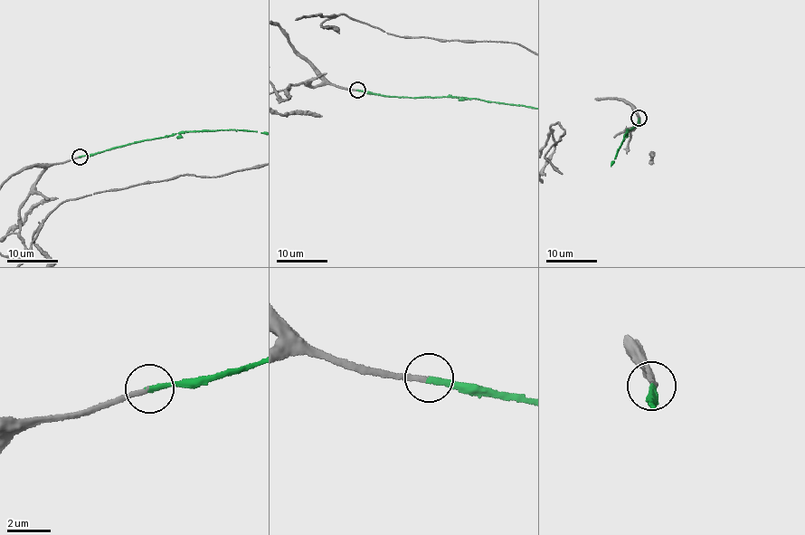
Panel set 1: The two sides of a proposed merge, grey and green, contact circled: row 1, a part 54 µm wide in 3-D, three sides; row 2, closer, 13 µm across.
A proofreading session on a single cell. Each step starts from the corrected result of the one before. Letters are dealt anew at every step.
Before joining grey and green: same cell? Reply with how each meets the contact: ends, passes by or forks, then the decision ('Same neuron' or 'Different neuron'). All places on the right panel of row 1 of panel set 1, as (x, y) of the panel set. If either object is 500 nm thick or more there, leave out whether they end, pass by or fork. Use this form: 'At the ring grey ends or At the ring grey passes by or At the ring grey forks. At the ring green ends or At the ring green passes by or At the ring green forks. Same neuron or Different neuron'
At the ring grey ends. At the ring green ends. Same neuron

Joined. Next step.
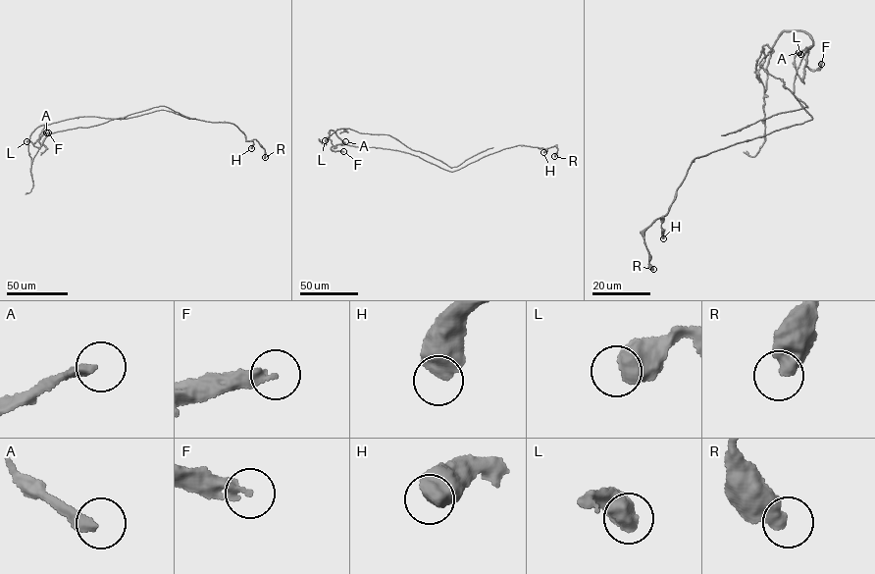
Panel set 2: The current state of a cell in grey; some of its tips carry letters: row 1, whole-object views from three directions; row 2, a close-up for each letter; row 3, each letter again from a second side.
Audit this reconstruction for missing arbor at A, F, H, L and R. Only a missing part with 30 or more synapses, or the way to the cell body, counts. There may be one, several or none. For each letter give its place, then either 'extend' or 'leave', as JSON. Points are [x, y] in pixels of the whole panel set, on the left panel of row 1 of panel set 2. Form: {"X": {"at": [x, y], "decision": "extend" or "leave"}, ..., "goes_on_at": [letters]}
{"A": {"at": [46, 132], "decision": "extend"}, "F": {"at": [48, 132], "decision": "leave"}, "H": {"at": [251, 148], "decision": "leave"}, "L": {"at": [26, 141], "decision": "leave"}, "R": {"at": [265, 157], "decision": "leave"}, "goes_on_at": ["A"]}

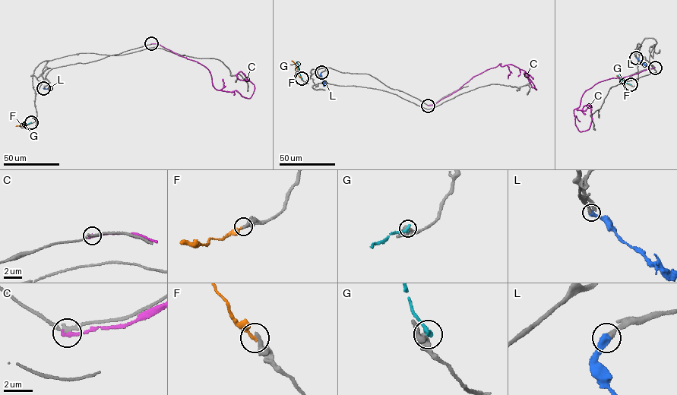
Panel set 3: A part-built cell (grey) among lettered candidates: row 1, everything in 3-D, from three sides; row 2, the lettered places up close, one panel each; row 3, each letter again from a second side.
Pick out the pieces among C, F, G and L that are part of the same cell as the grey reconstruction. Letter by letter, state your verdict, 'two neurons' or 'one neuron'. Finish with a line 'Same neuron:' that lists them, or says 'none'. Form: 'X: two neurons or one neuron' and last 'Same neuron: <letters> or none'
C: two neurons
F: two neurons
G: two neurons
L: one neuron
Same neuron: L

